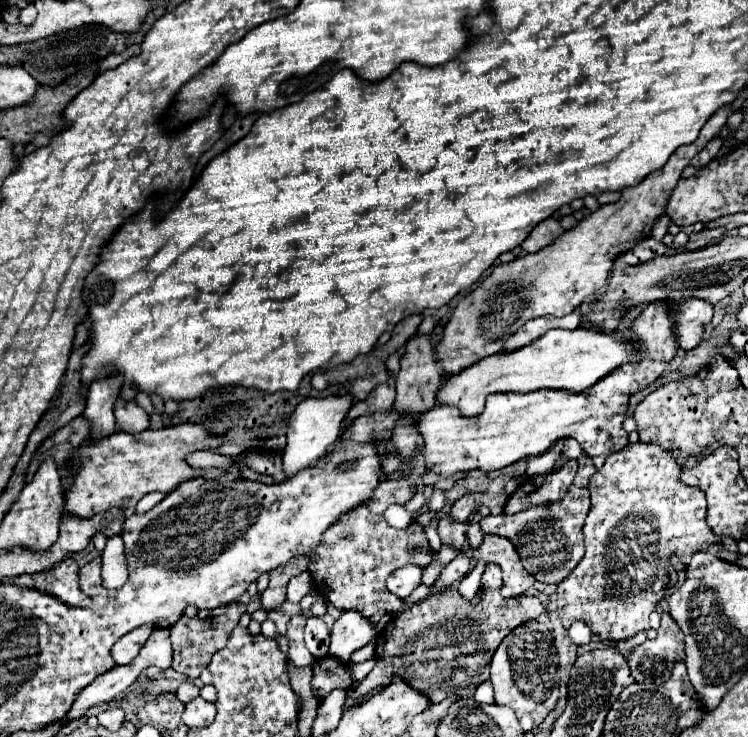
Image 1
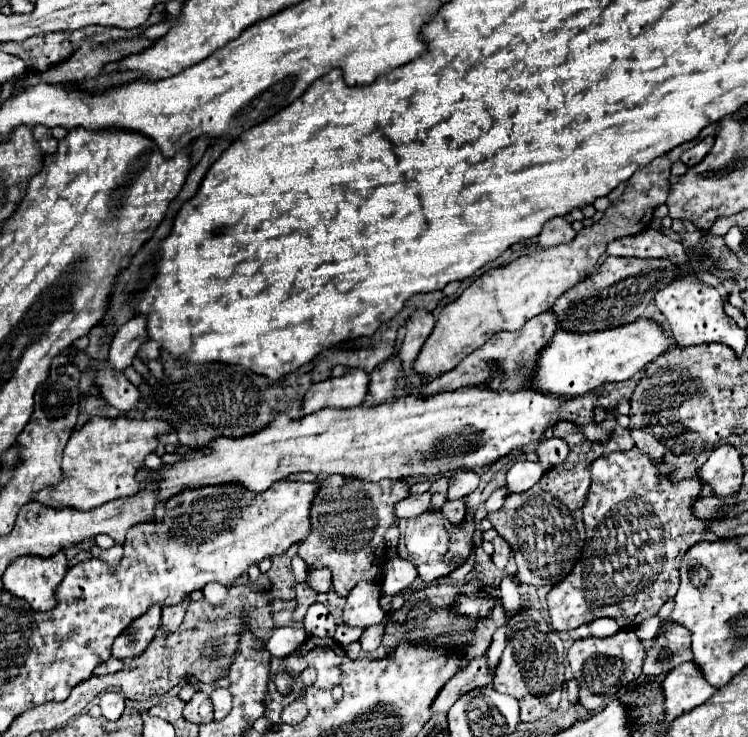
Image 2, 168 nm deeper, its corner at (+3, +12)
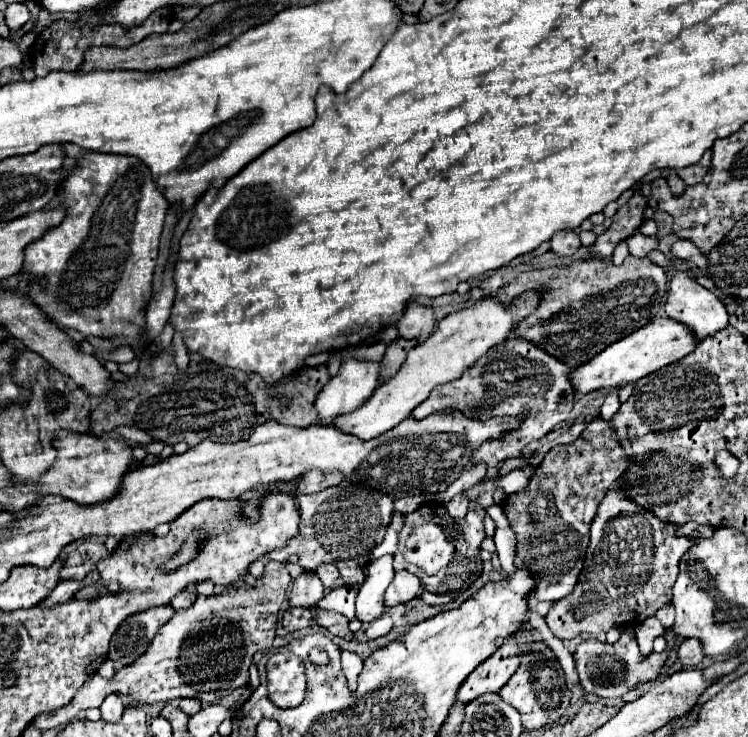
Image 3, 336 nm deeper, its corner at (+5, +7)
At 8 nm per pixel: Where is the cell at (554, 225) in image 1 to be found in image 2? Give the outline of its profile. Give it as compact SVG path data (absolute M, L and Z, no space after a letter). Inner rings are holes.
M556 216L554 220L548 220L538 236L538 246L542 248L550 248L550 246L558 246L564 242L570 242L576 236L576 232L572 230L570 222L564 216Z

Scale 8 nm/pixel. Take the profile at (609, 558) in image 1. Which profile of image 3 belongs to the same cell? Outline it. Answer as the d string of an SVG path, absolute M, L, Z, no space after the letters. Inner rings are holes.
M618 479L600 501L590 527L590 545L576 589L554 603L546 623L554 637L574 639L580 633L596 635L612 627L636 627L672 601L678 561L694 539L676 537L676 525L662 523L654 513L640 509L620 489Z

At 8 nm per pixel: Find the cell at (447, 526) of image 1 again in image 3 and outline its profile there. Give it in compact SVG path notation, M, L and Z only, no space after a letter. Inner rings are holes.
M462 493L462 495L456 495L456 497L446 505L446 509L448 509L450 517L454 517L454 519L462 519L462 517L466 515L466 511L468 511L468 503L470 503L468 495Z

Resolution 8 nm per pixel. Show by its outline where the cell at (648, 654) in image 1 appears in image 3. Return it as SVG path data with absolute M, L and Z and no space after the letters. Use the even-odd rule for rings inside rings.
M686 639L676 651L678 651L678 661L680 661L684 667L696 667L696 665L700 665L700 661L704 659L702 645L700 645L698 639Z

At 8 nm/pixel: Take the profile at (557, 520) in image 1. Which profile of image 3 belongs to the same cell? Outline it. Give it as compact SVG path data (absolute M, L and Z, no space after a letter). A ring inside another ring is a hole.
M598 417L572 445L552 449L536 467L536 475L530 477L524 491L504 499L504 515L518 539L514 565L516 569L530 569L536 579L532 597L540 601L558 601L574 591L584 567L590 521L594 519L598 501L602 501L606 489L622 477L626 467L628 457L624 455L616 433ZM564 453L568 453L568 457Z

